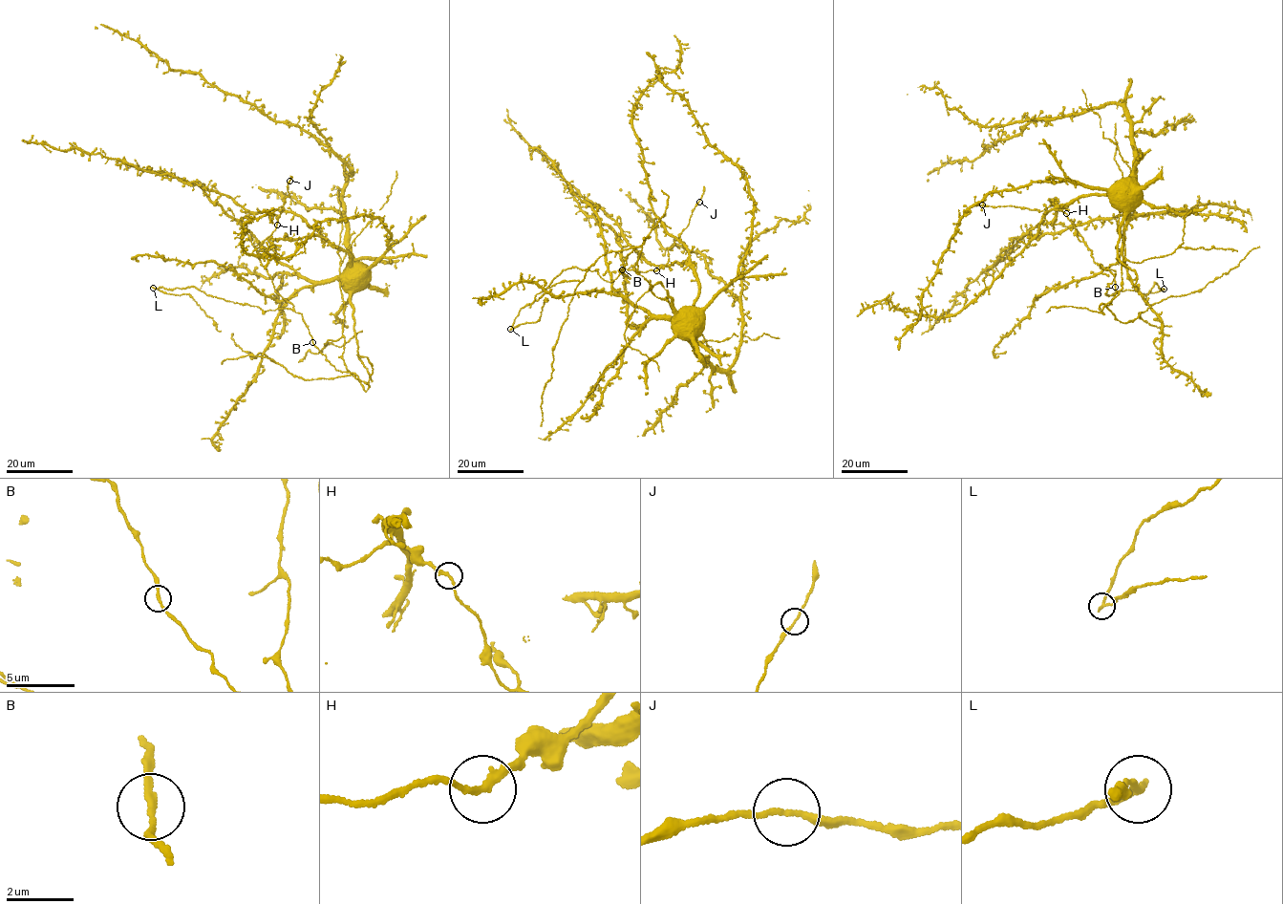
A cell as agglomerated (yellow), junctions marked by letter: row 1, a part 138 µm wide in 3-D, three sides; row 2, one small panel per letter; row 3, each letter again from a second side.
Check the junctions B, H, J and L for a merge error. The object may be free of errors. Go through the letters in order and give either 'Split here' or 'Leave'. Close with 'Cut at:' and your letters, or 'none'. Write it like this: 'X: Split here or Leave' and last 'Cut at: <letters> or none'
B: Leave
H: Leave
J: Leave
L: Split here
Cut at: L

